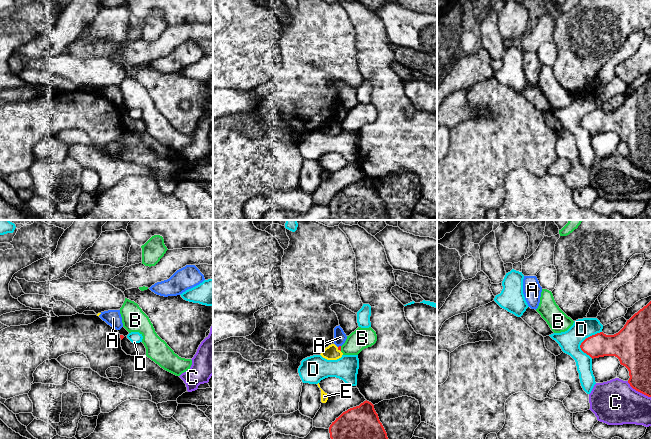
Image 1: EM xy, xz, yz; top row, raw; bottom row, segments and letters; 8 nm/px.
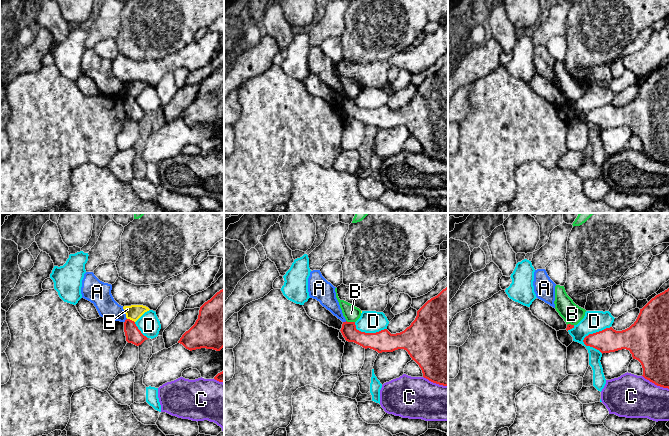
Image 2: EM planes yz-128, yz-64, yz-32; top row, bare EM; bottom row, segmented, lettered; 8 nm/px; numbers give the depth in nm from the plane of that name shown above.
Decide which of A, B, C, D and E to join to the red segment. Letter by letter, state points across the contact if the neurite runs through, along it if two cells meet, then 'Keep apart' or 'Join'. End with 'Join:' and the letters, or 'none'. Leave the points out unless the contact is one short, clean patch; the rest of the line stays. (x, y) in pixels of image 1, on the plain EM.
A: Boundary: xz (340, 121), (338, 123). Keep apart
B: Boundary: xz (340, 122), (341, 126). Keep apart
C: Keep apart
D: Keep apart
E: Boundary: xz (337, 123), (340, 127). Keep apart
Join: none

